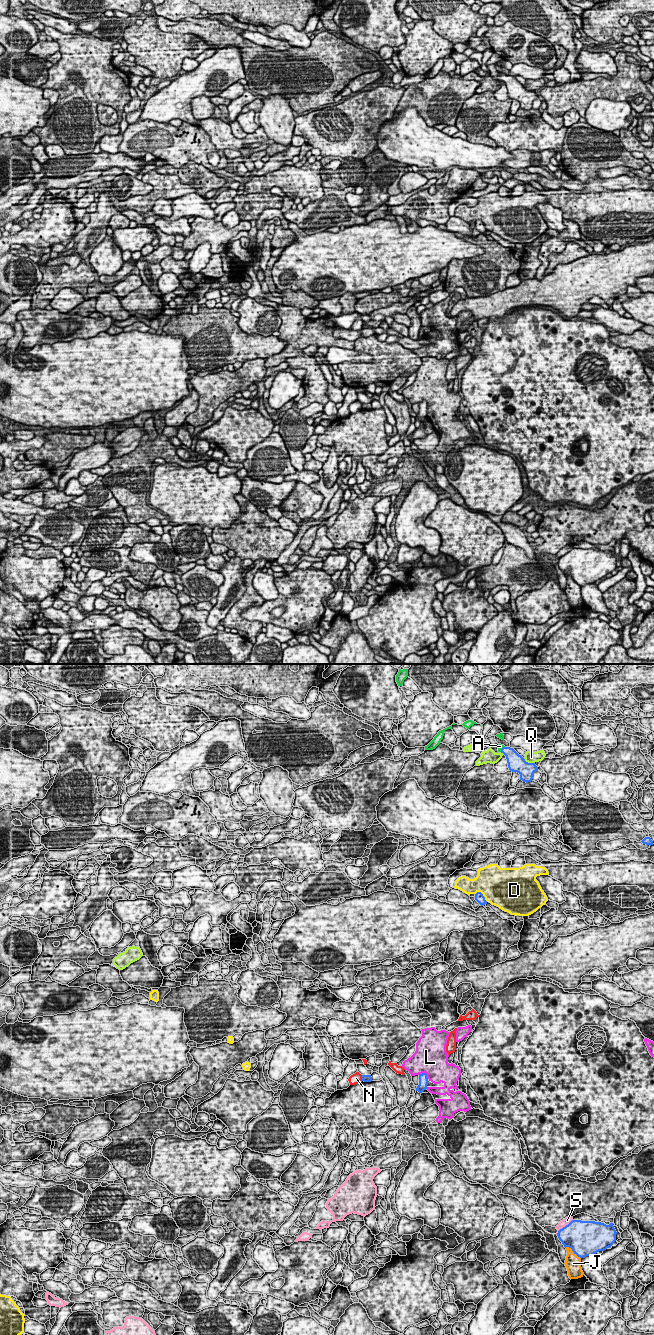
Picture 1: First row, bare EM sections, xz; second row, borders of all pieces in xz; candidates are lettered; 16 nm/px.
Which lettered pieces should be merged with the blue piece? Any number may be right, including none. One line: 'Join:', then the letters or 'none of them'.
Join: A

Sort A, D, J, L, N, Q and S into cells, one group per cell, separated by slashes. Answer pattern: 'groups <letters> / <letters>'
groups A / D / J / L / N / Q / S

